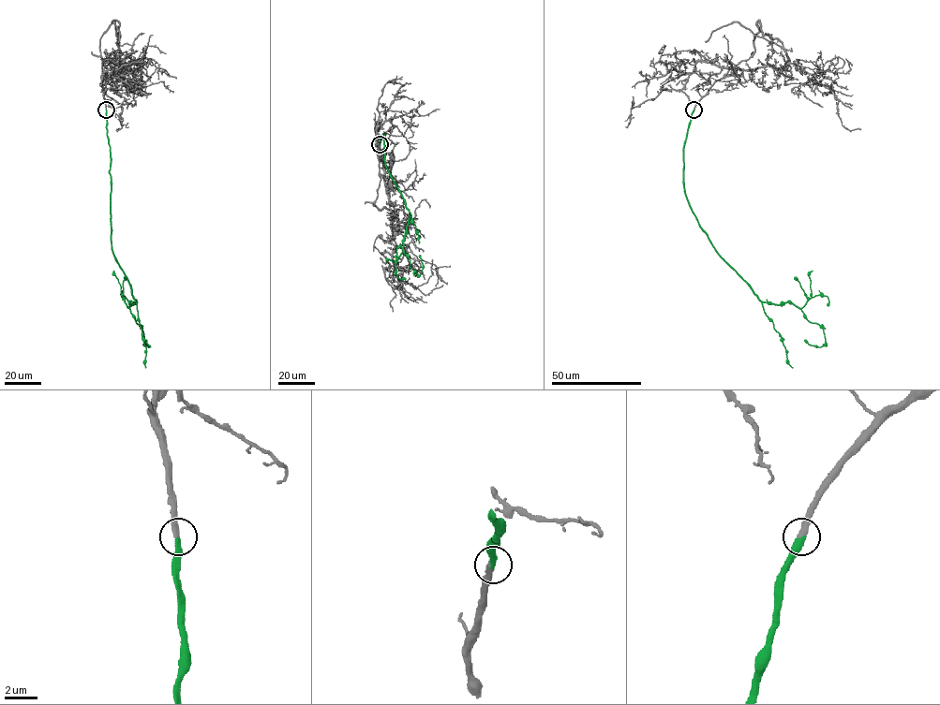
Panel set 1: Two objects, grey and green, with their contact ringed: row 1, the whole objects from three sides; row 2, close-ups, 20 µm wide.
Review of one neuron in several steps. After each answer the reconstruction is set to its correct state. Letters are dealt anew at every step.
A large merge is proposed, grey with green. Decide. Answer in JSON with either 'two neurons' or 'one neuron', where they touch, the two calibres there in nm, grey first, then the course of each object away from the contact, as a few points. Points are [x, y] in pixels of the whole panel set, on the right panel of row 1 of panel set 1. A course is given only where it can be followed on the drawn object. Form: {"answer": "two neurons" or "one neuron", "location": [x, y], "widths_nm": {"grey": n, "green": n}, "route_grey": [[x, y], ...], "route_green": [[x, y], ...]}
{"answer": "one neuron", "location": [693, 110], "widths_nm": {"grey": 360, "green": 360}, "route_grey": [[693, 110], [723, 77], [791, 63], [834, 93], [843, 125], [861, 129]], "route_green": [[693, 110], [683, 149], [689, 205], [718, 254], [761, 301], [793, 303], [823, 330], [820, 347], [804, 340]]}

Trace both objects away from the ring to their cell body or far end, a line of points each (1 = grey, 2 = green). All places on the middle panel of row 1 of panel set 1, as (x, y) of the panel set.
1: (380, 144), (380, 174), (389, 183), (398, 227), (394, 264), (383, 269), (398, 286), (392, 312)
2: (380, 144), (384, 134), (386, 168), (410, 215), (403, 250), (410, 268), (419, 275), (422, 266), (420, 255)

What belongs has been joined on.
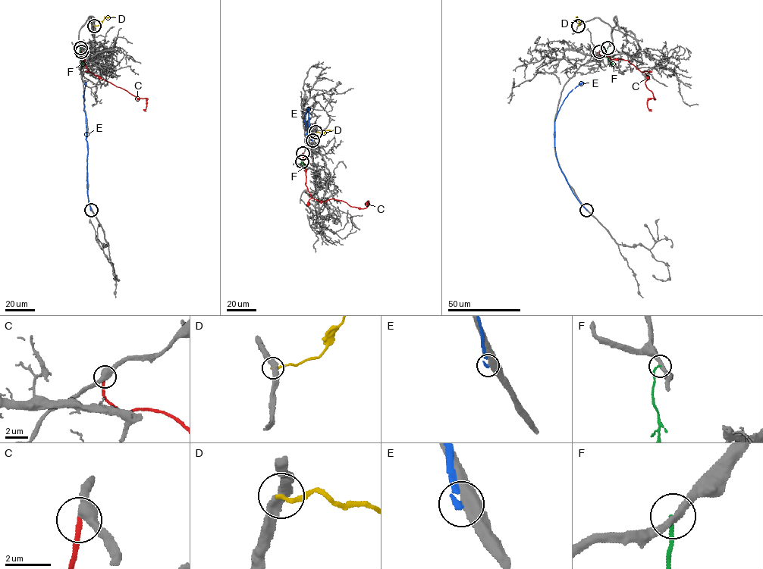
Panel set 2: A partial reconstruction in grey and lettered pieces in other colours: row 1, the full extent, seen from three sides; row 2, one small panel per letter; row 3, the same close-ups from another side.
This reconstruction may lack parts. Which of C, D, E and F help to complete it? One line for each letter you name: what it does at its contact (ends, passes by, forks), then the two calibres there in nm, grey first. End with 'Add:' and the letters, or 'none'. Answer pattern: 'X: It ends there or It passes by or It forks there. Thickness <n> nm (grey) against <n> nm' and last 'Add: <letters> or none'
C: It ends there. Thickness 480 nm (grey) against 220 nm
Add: C

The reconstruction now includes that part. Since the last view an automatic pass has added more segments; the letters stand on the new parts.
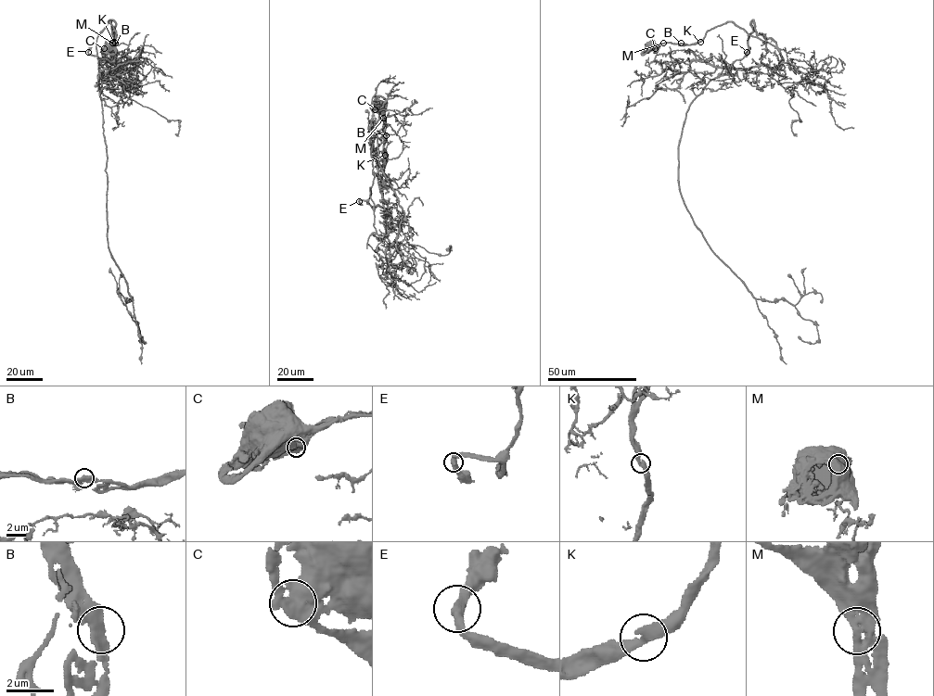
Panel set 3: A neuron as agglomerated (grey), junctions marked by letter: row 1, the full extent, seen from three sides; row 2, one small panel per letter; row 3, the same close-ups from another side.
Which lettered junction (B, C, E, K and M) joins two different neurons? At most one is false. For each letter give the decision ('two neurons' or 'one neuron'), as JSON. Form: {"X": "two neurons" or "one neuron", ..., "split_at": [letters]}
{"B": "one neuron", "C": "one neuron", "E": "one neuron", "K": "one neuron", "M": "one neuron", "split_at": []}

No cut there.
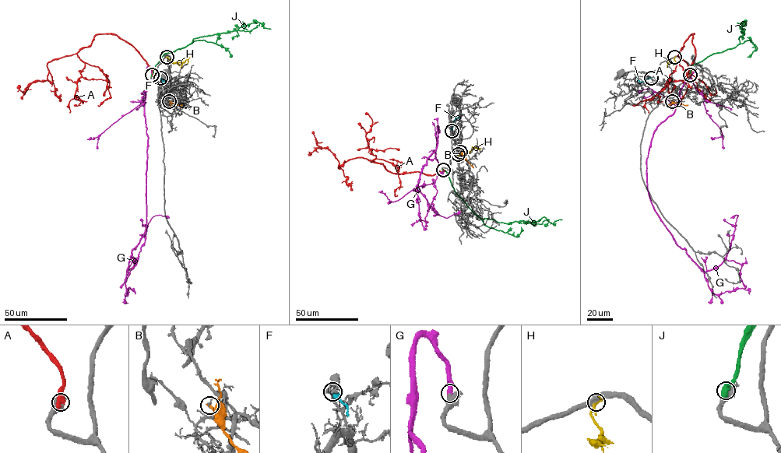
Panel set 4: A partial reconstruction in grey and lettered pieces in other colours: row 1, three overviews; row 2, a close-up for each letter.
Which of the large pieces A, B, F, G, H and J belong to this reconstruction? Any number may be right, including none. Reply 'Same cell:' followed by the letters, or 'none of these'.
Same cell: G

